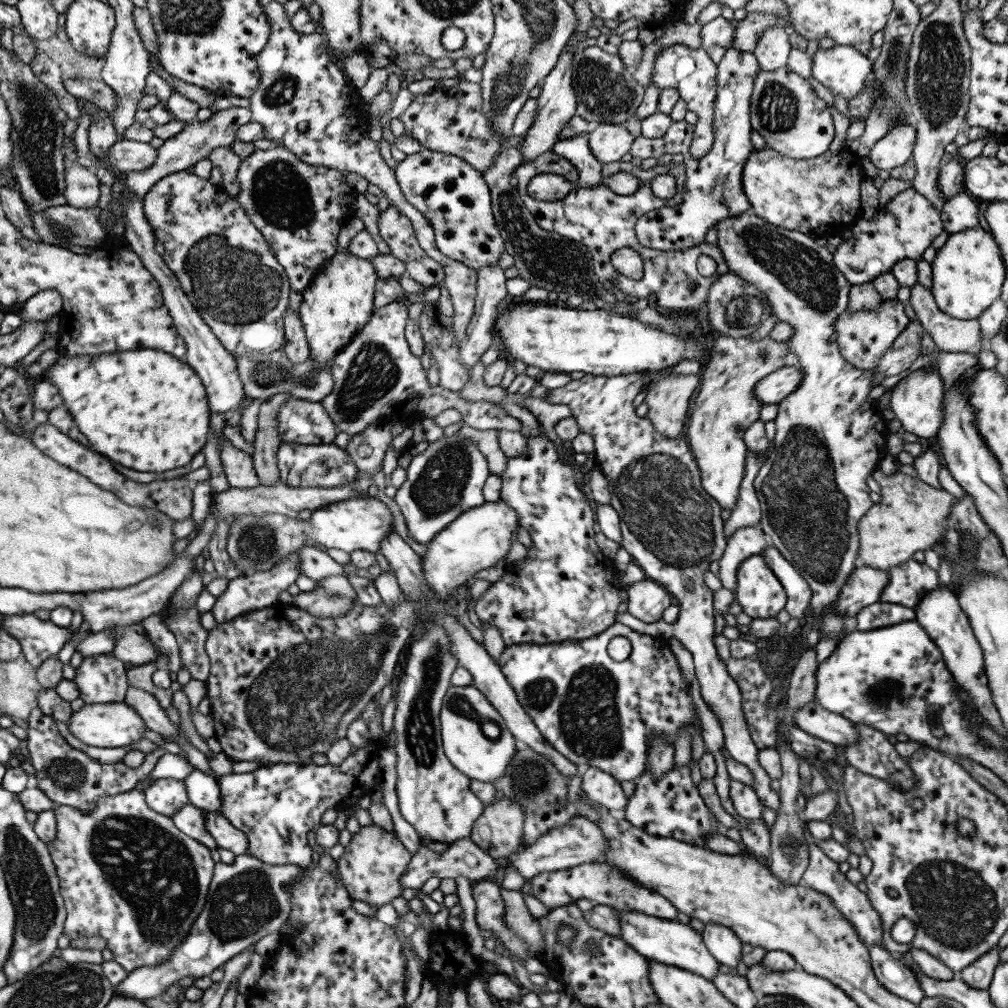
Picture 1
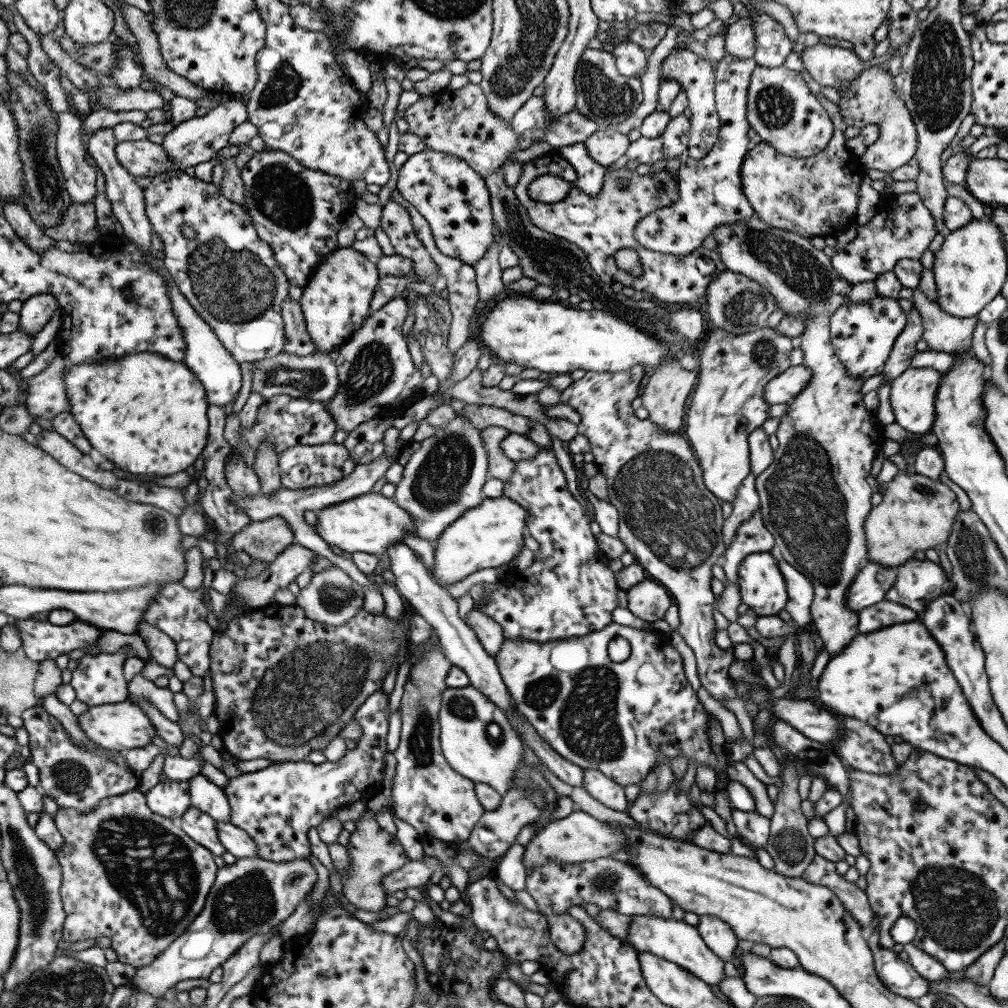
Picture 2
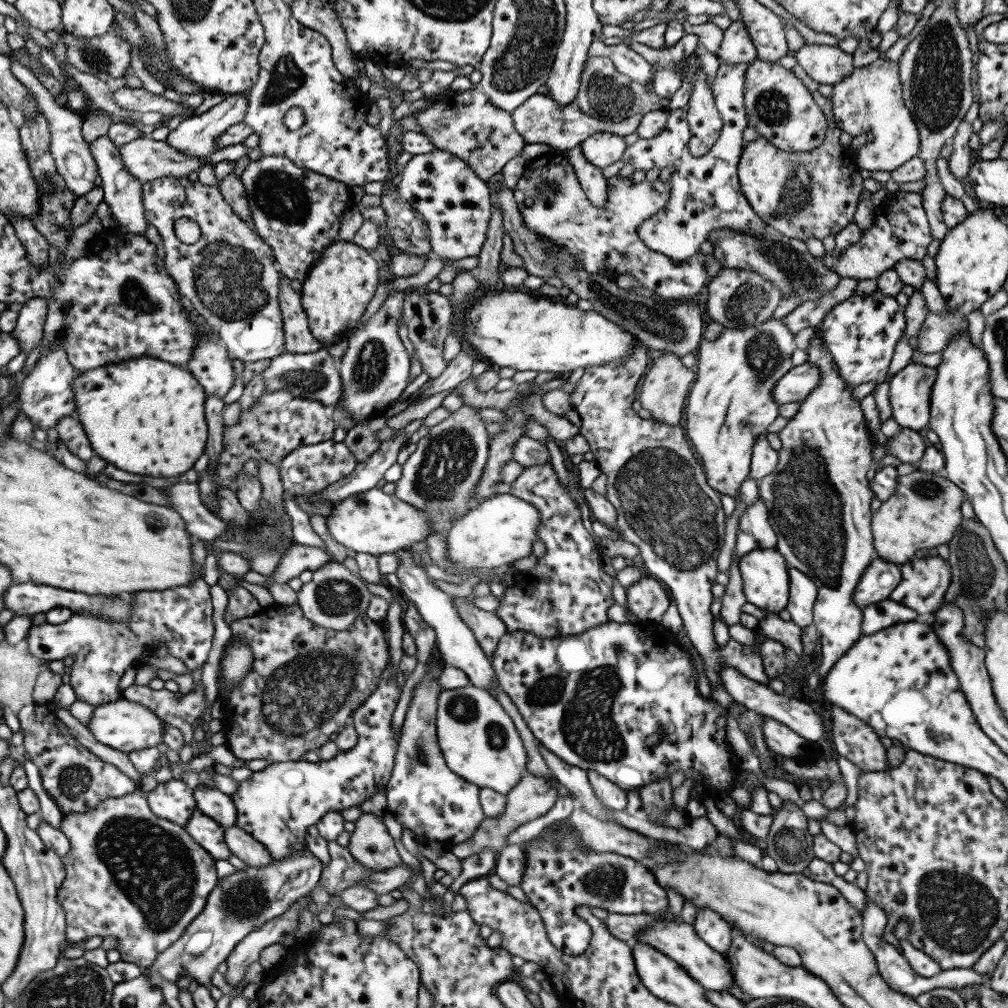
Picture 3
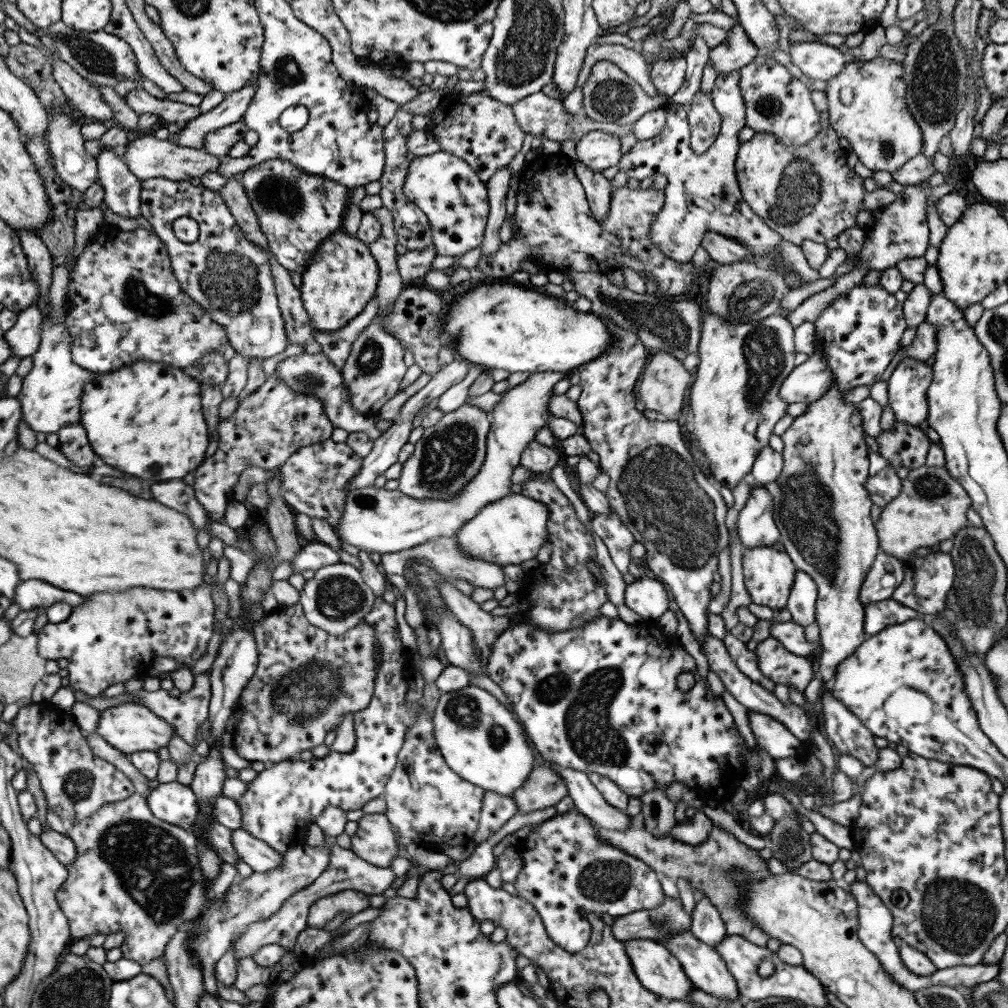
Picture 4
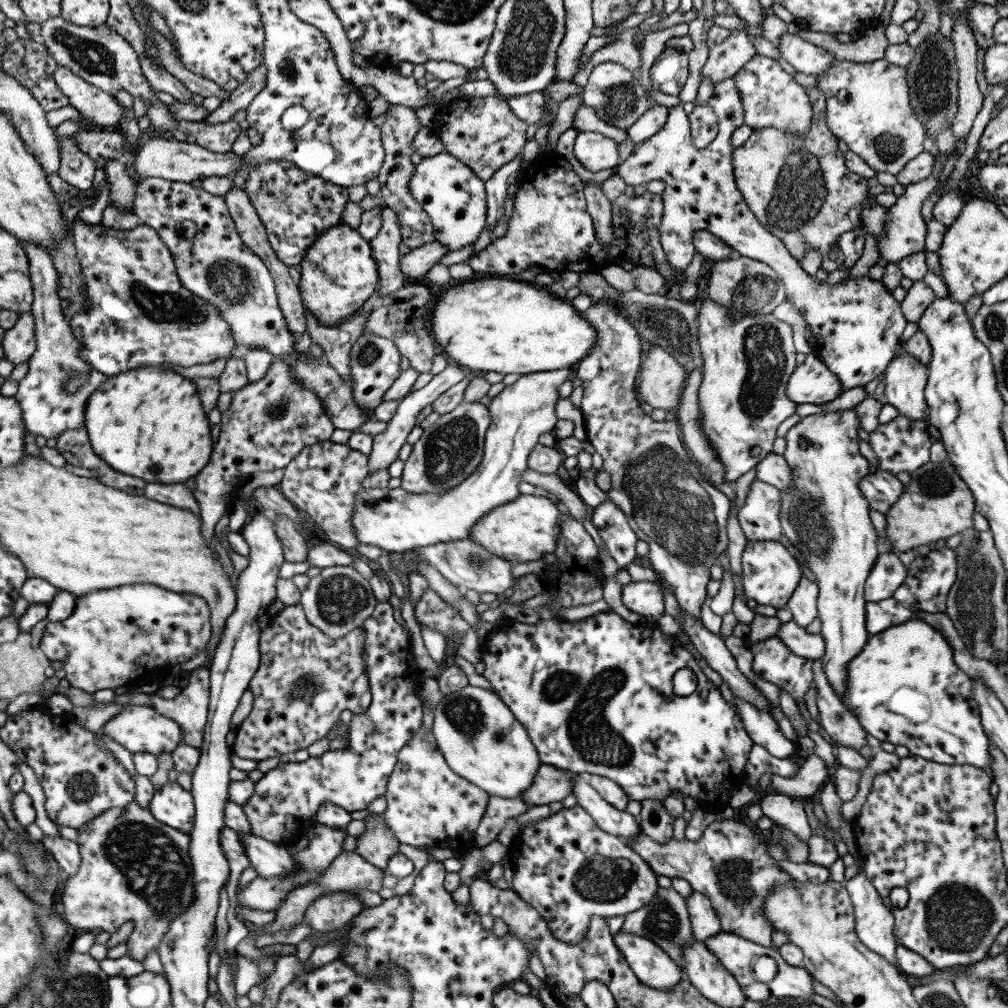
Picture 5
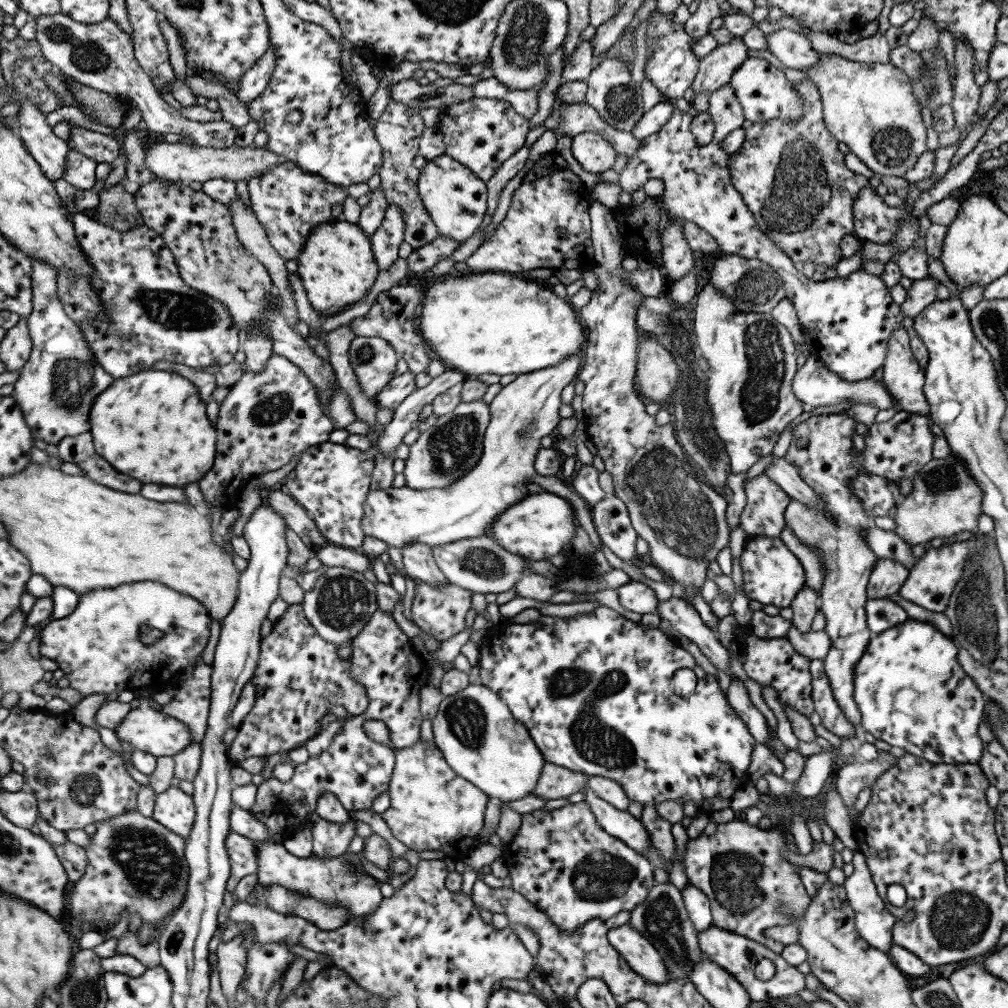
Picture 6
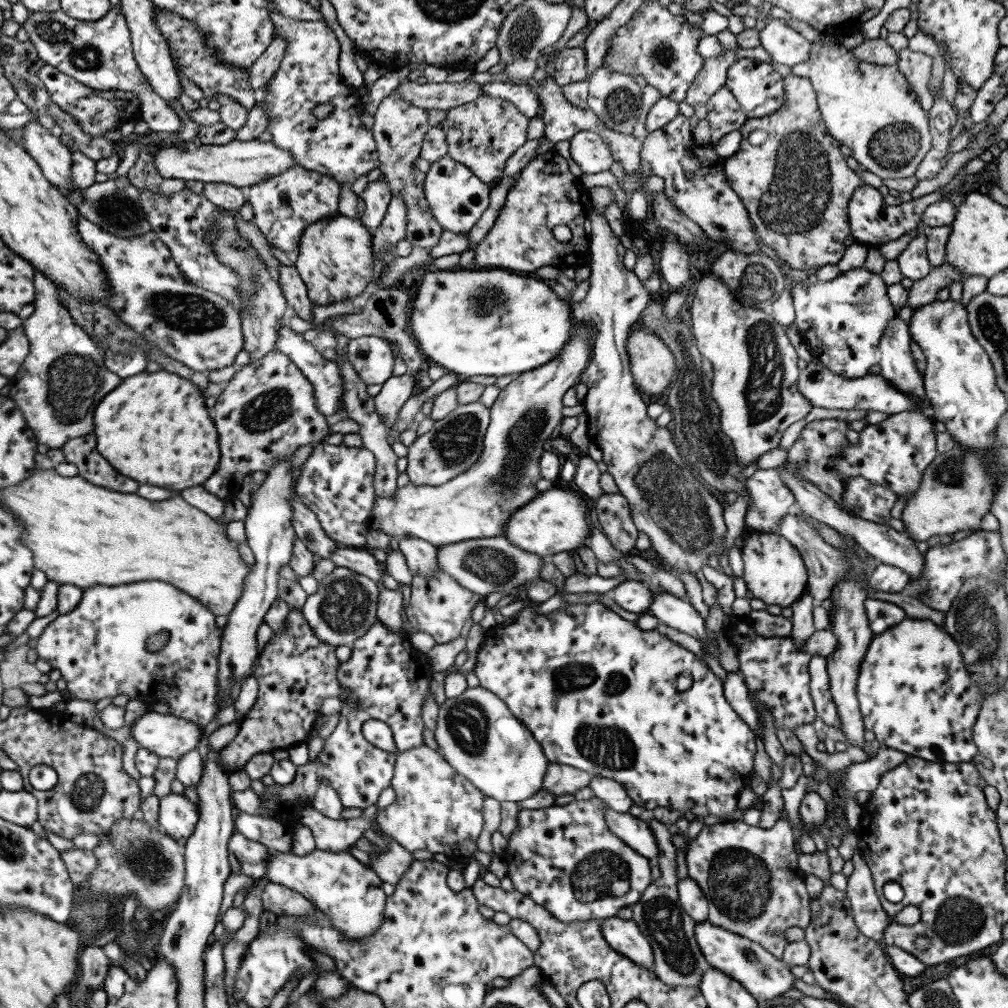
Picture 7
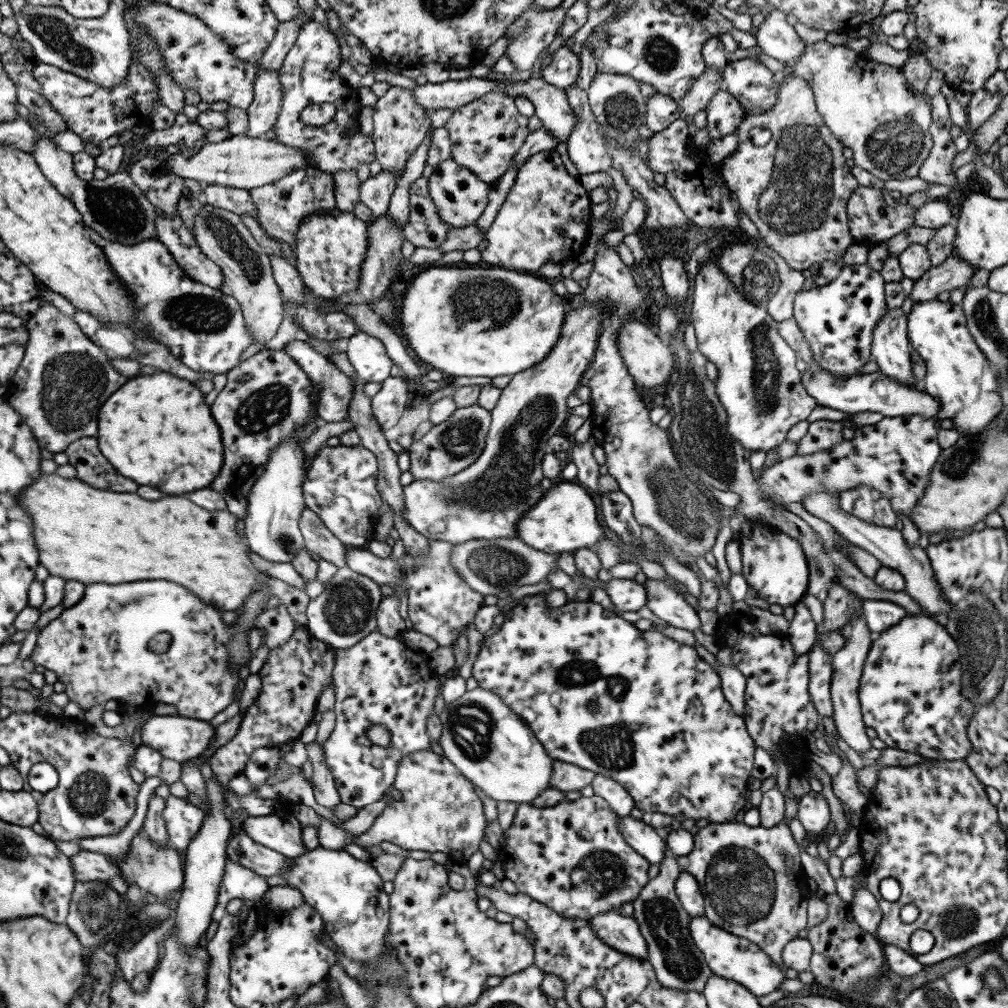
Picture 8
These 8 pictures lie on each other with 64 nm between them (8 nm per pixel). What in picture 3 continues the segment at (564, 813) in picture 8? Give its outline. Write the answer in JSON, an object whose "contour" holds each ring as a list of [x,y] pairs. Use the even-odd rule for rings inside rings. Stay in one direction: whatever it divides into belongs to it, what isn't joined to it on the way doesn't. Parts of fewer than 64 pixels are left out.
{"contour":[[[566,818],[553,822],[543,831],[531,838],[523,846],[525,866],[521,874],[519,888],[525,893],[530,906],[538,910],[543,921],[547,940],[563,954],[577,956],[581,954],[591,936],[591,931],[583,919],[577,918],[575,908],[602,908],[616,915],[655,914],[667,910],[666,892],[651,876],[646,864],[619,856],[615,852],[587,852],[577,848],[577,835],[566,832]],[[554,830],[560,830],[557,842],[549,842]],[[543,837],[541,848],[535,848],[533,841]]]}

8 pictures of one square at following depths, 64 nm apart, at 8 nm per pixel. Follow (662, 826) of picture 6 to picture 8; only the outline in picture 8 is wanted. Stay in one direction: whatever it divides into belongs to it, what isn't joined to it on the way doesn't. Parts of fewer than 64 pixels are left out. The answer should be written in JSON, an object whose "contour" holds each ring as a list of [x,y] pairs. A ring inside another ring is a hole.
{"contour":[[[665,846],[665,857],[661,859],[658,873],[649,880],[632,902],[632,914],[636,920],[639,932],[647,945],[647,960],[654,969],[655,978],[665,988],[682,991],[703,992],[705,981],[712,972],[705,964],[703,954],[695,946],[689,936],[690,916],[681,908],[674,892],[674,883],[680,872],[675,855]]]}

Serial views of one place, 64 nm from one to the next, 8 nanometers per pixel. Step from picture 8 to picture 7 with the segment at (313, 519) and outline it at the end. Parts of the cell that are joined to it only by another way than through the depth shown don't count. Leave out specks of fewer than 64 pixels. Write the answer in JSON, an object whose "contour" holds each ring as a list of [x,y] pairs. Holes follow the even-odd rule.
{"contour":[[[299,499],[291,501],[291,512],[293,512],[293,530],[295,536],[305,544],[305,548],[312,554],[327,558],[333,550],[338,547],[335,540],[331,540],[323,530],[313,512],[304,507]]]}

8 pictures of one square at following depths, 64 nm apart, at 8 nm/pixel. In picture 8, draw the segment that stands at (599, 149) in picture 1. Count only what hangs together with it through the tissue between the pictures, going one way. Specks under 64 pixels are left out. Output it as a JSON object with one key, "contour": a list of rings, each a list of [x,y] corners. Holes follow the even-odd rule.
{"contour":[[[575,83],[564,89],[569,106],[573,109],[577,124],[567,134],[566,150],[578,174],[608,171],[612,158],[600,134],[600,128],[588,105],[585,89],[575,87]]]}

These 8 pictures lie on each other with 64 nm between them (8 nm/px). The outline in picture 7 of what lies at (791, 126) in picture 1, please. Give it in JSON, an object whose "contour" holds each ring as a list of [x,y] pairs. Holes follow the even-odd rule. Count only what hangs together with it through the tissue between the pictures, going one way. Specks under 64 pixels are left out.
{"contour":[[[751,58],[737,59],[727,70],[727,80],[724,85],[733,93],[734,99],[745,112],[746,118],[769,116],[777,112],[779,108],[783,108],[785,104],[783,78],[767,62]]]}

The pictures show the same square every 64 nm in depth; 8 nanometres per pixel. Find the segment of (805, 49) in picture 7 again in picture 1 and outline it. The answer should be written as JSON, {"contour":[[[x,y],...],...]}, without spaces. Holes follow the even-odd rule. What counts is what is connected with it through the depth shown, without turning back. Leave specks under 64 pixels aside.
{"contour":[[[833,45],[829,49],[817,48],[811,56],[812,77],[820,82],[825,88],[828,88],[833,95],[841,96],[846,101],[850,101],[859,94],[863,88],[865,78],[870,77],[872,70],[872,60],[859,53],[855,47]]]}

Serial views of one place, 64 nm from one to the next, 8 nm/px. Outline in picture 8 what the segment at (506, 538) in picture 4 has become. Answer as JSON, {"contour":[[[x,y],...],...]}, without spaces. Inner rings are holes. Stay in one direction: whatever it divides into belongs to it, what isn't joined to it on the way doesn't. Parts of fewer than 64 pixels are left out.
{"contour":[[[557,480],[535,505],[517,519],[515,538],[543,553],[569,553],[581,548],[590,549],[597,543],[597,539],[604,536],[596,516],[595,500],[592,500],[591,492],[574,481]]]}

